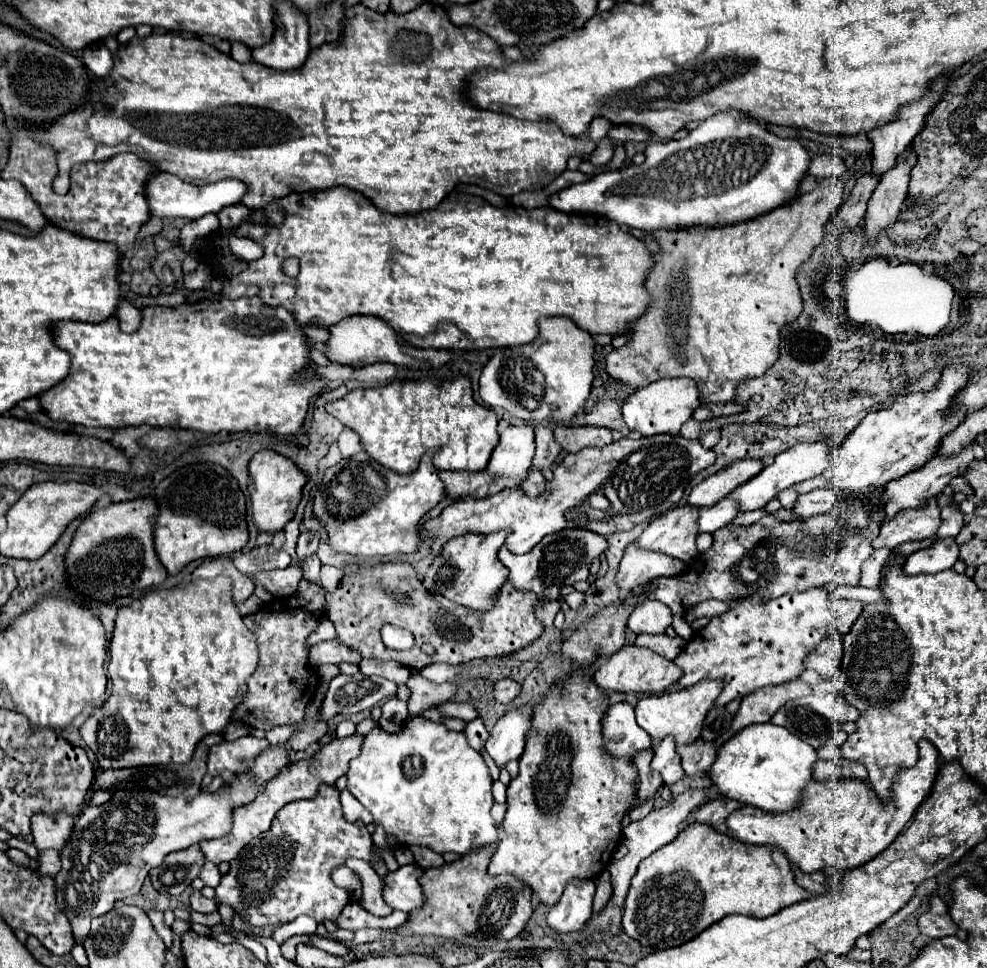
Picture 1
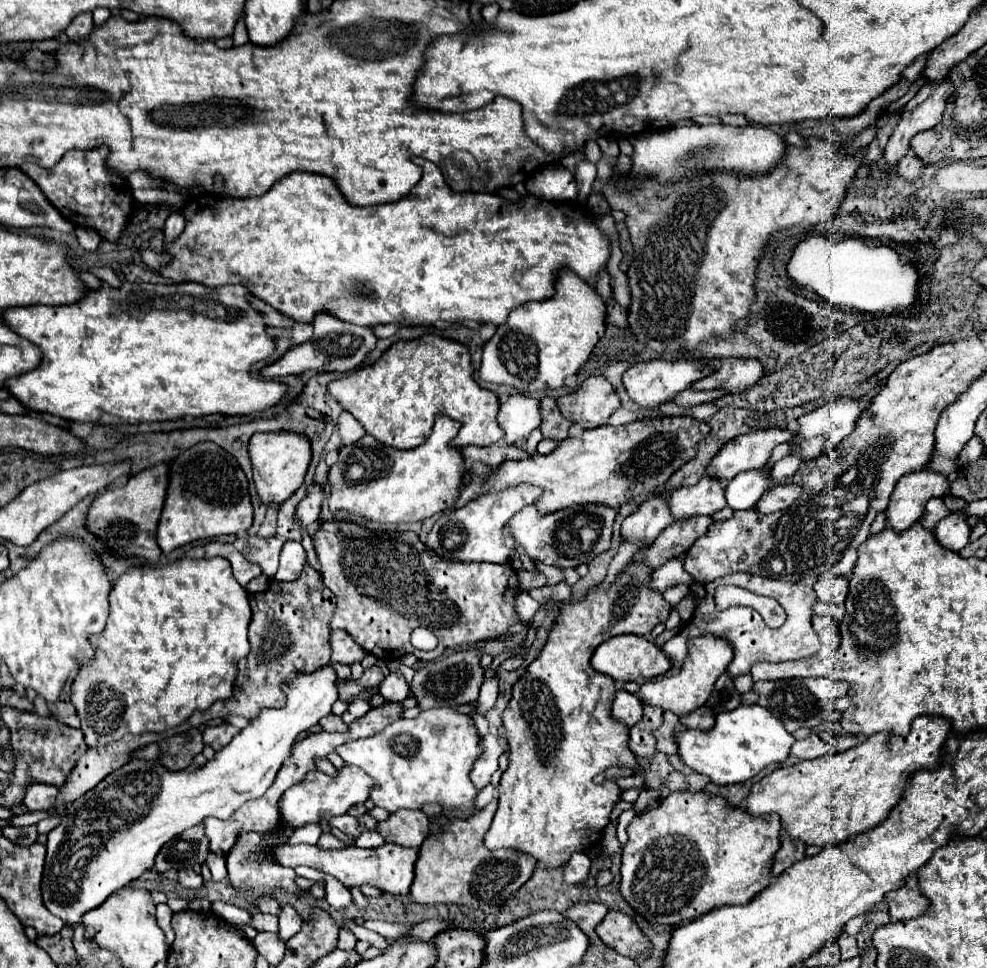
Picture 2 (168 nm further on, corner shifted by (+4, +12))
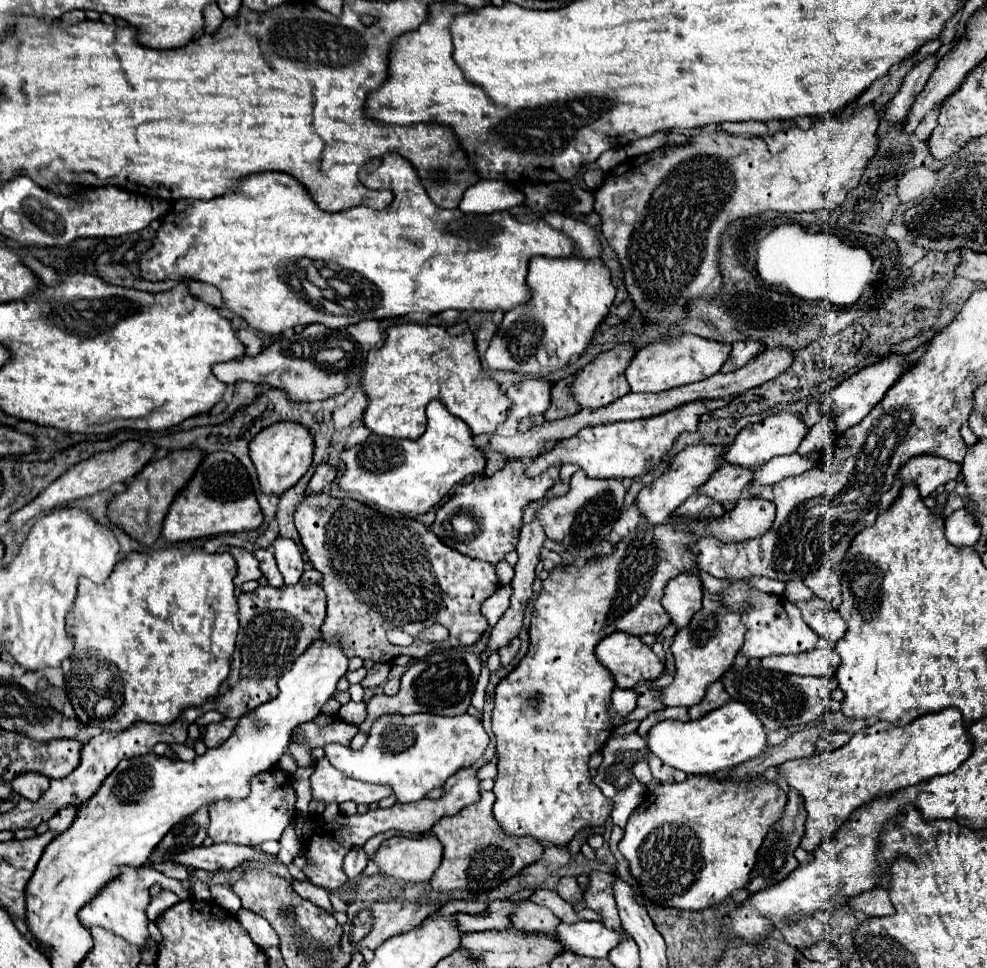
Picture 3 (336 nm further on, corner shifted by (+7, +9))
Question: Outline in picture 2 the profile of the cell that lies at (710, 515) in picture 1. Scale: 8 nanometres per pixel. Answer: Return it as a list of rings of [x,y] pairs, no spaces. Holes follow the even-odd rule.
[[[759,467],[759,469],[751,469],[745,471],[737,477],[733,477],[733,481],[729,481],[729,485],[725,487],[725,497],[727,497],[727,505],[735,511],[739,509],[753,509],[755,503],[759,501],[759,497],[773,485],[771,479],[771,467]]]

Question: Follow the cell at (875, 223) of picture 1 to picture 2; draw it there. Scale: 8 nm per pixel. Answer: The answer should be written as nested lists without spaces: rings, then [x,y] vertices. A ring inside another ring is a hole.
[[[943,79],[939,83],[927,83],[905,105],[903,119],[895,127],[885,147],[885,161],[887,161],[885,169],[889,169],[889,165],[895,165],[901,157],[907,155],[909,141],[915,137],[915,133],[931,129],[935,127],[935,123],[939,123],[943,107],[947,107],[947,99],[951,97],[951,91],[955,91],[955,87],[949,83],[949,79]]]

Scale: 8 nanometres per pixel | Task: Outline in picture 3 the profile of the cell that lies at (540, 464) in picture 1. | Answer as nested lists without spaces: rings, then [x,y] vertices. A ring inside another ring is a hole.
[[[560,380],[558,384],[554,384],[550,396],[552,396],[552,404],[550,404],[550,408],[546,410],[544,420],[552,422],[552,420],[568,418],[568,416],[572,416],[572,414],[578,412],[578,404],[574,402],[566,380]]]

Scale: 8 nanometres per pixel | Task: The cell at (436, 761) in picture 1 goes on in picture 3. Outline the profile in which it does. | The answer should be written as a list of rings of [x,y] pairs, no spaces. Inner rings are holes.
[[[396,714],[396,716],[380,716],[372,724],[370,738],[360,750],[350,750],[350,746],[340,746],[340,744],[328,744],[324,746],[324,752],[330,764],[340,772],[344,772],[346,776],[372,784],[392,786],[396,800],[408,804],[422,800],[434,788],[442,788],[444,782],[460,768],[472,766],[484,754],[486,746],[488,746],[488,734],[484,732],[482,722],[470,714],[460,714],[452,718],[436,716],[436,714],[412,714],[412,716]]]

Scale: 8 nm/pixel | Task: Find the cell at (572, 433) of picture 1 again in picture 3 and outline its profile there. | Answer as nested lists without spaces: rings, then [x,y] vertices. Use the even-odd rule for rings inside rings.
[[[616,346],[590,362],[570,386],[570,392],[574,400],[578,400],[580,408],[602,408],[628,394],[630,386],[624,378],[624,370],[628,368],[632,356],[632,346]]]

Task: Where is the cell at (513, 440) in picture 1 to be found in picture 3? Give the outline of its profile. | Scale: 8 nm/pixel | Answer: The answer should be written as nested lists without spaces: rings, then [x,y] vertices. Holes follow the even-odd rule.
[[[522,380],[520,384],[512,384],[506,396],[512,400],[510,416],[520,422],[522,418],[532,418],[548,410],[550,384],[542,380]]]

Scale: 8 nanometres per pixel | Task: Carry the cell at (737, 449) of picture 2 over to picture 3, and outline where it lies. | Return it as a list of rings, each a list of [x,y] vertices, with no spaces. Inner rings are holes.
[[[780,412],[774,416],[764,418],[762,422],[754,422],[750,426],[746,426],[738,436],[736,442],[732,442],[732,446],[726,448],[724,452],[724,460],[734,464],[734,466],[742,466],[742,468],[752,468],[752,466],[760,466],[764,462],[768,462],[774,456],[780,454],[794,454],[796,448],[800,446],[800,442],[804,440],[808,432],[808,426],[800,420],[798,414],[790,414],[790,412]]]

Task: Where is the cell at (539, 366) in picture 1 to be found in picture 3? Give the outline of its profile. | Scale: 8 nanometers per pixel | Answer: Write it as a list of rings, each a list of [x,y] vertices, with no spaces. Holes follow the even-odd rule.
[[[536,256],[530,262],[526,280],[532,288],[532,300],[504,314],[486,350],[486,364],[490,370],[518,372],[526,378],[546,378],[568,366],[574,356],[586,352],[594,332],[610,312],[616,290],[602,260],[582,260],[578,256]]]

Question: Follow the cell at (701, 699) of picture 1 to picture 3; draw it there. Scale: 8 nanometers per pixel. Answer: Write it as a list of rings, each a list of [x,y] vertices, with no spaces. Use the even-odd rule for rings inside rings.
[[[704,590],[704,604],[702,610],[698,610],[690,624],[676,632],[672,642],[672,654],[676,664],[674,682],[660,690],[658,698],[664,706],[694,706],[700,704],[708,684],[722,678],[722,674],[732,666],[736,654],[742,648],[746,628],[740,622],[740,616],[734,612],[728,612],[724,606],[718,604],[718,598]]]

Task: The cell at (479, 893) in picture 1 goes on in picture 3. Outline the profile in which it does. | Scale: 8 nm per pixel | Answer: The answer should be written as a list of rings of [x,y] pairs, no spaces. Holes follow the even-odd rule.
[[[482,790],[482,798],[466,806],[454,816],[444,816],[432,826],[430,834],[436,836],[444,848],[442,864],[434,872],[430,886],[438,892],[472,892],[474,896],[484,896],[500,882],[516,876],[526,866],[538,862],[542,858],[542,846],[534,838],[516,838],[502,834],[500,826],[496,824],[492,816],[492,804],[494,804],[494,792]]]

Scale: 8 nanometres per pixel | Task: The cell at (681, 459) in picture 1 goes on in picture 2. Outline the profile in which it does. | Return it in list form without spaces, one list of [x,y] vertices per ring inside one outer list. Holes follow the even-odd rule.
[[[689,415],[653,417],[627,425],[601,425],[583,431],[581,437],[563,439],[549,455],[535,455],[523,461],[507,461],[495,471],[493,489],[511,487],[515,483],[531,483],[543,489],[537,507],[541,513],[553,513],[581,503],[603,503],[621,507],[635,493],[651,493],[695,455],[695,447],[705,439],[707,423]]]

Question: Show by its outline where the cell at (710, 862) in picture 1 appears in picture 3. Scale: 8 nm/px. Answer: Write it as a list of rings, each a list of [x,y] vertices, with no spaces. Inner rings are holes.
[[[688,776],[686,782],[674,782],[674,784],[660,784],[656,786],[656,790],[652,790],[650,794],[646,794],[646,798],[642,800],[642,804],[630,814],[628,818],[628,824],[624,828],[624,838],[620,840],[618,848],[622,852],[622,856],[628,860],[628,866],[630,866],[630,874],[632,878],[638,882],[638,888],[642,892],[642,896],[656,904],[656,906],[662,906],[662,908],[676,908],[676,910],[682,910],[682,912],[696,912],[696,910],[704,910],[704,908],[710,908],[710,906],[718,906],[722,902],[726,902],[732,892],[740,890],[740,888],[746,888],[748,886],[748,878],[750,878],[750,872],[752,872],[752,866],[756,864],[756,854],[770,830],[772,824],[776,824],[776,820],[780,820],[780,814],[786,806],[786,794],[784,790],[776,784],[776,782],[768,782],[768,780],[750,780],[750,782],[744,782],[744,784],[734,784],[730,780],[712,780],[712,776]]]

